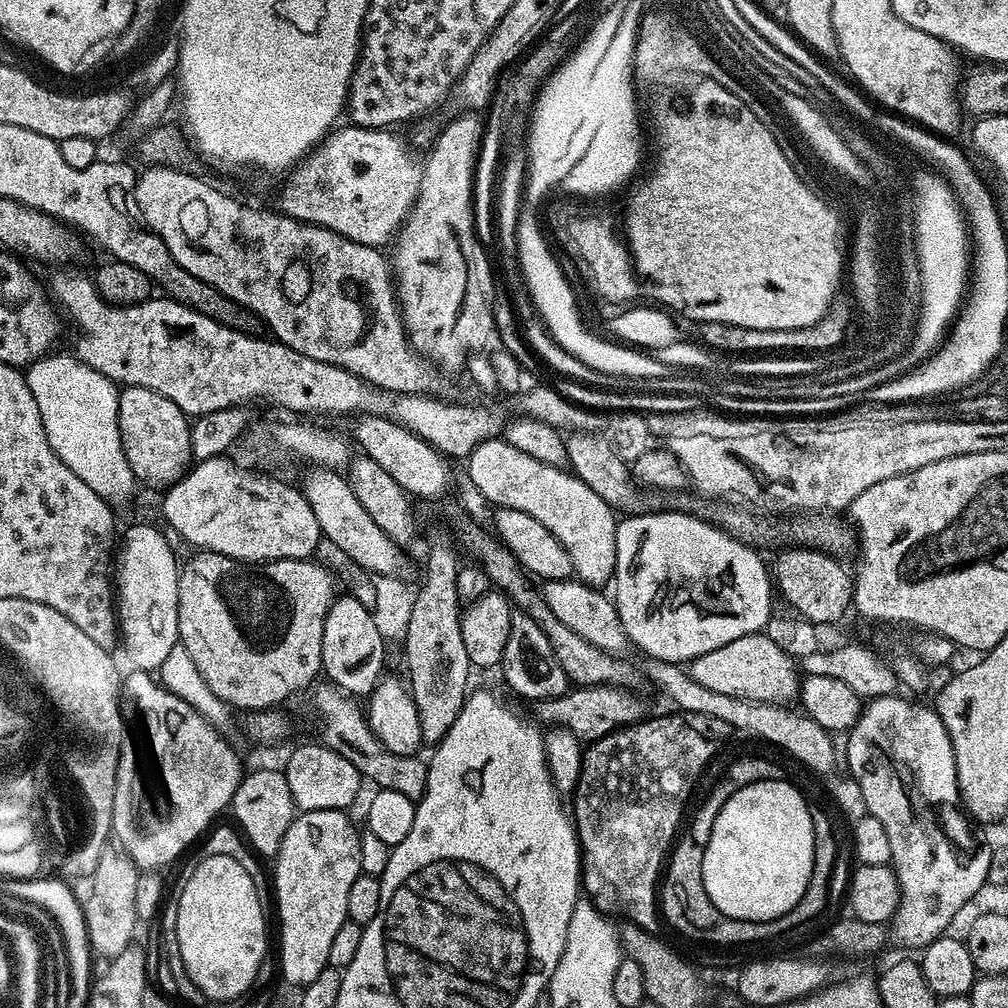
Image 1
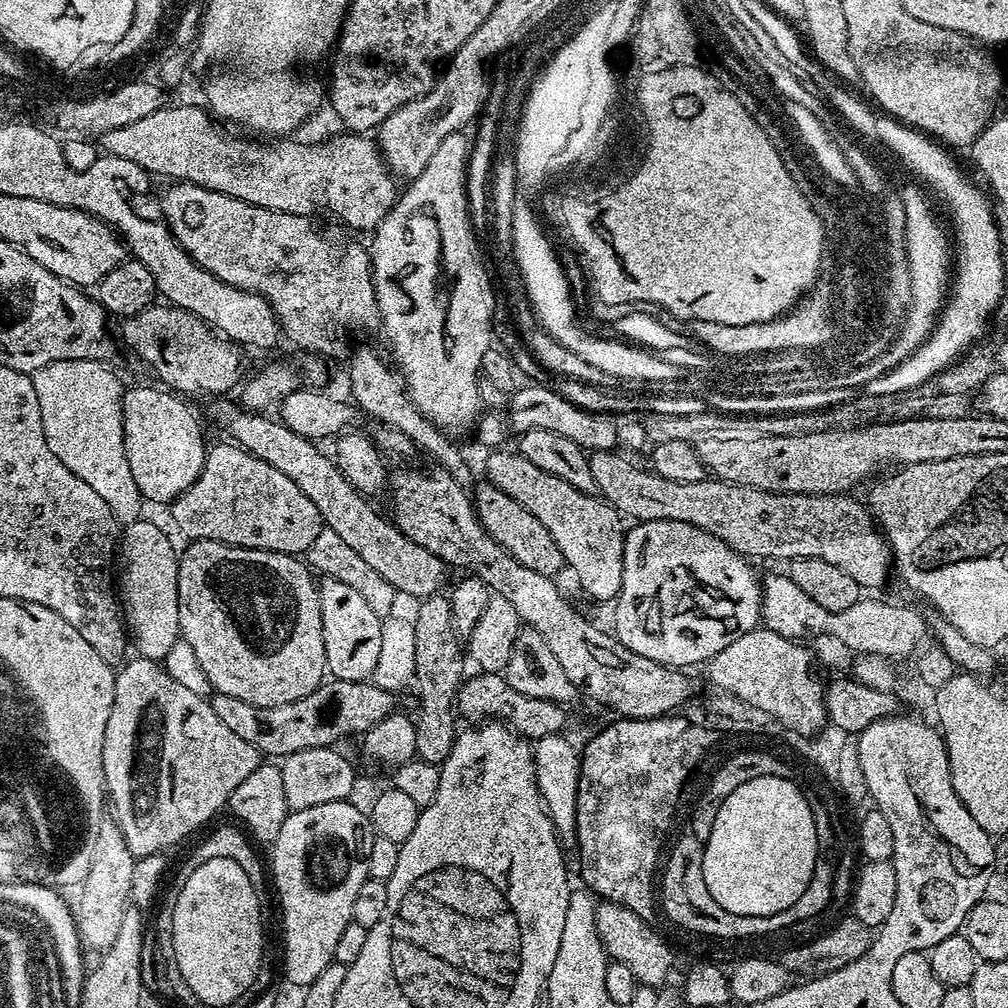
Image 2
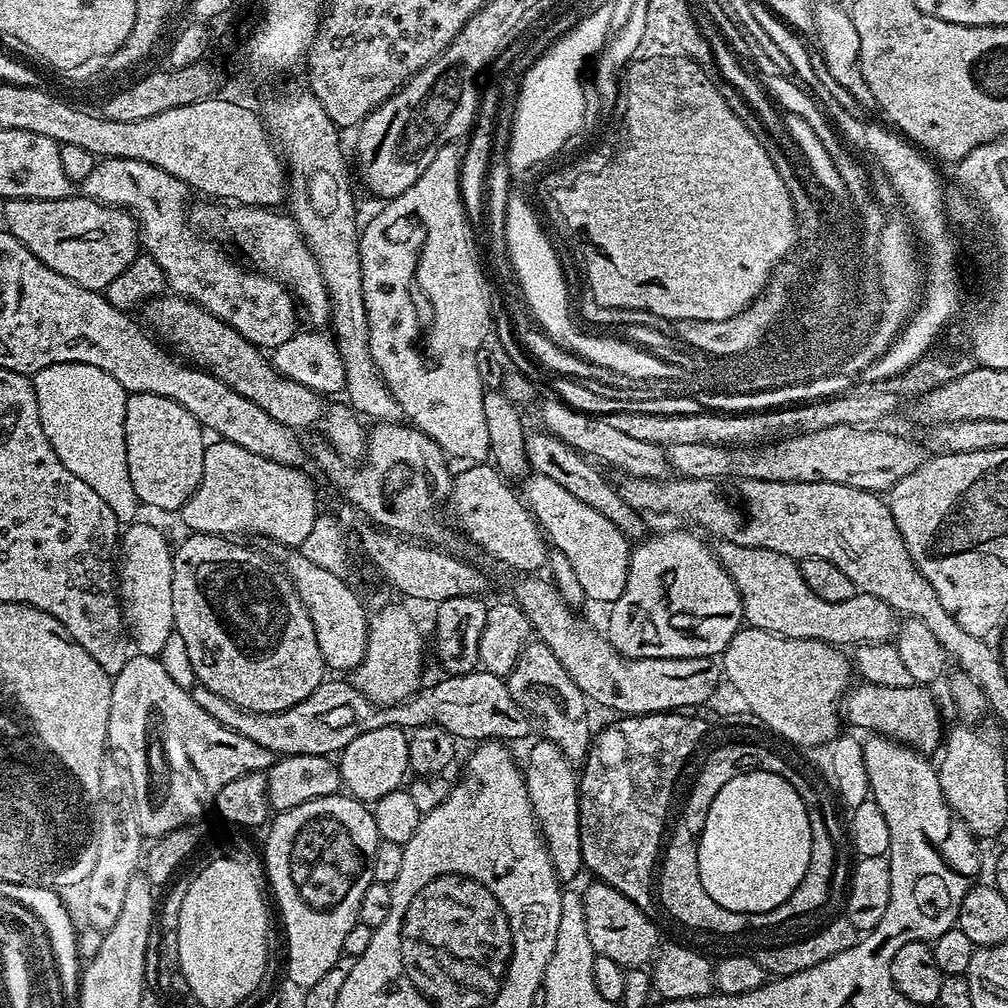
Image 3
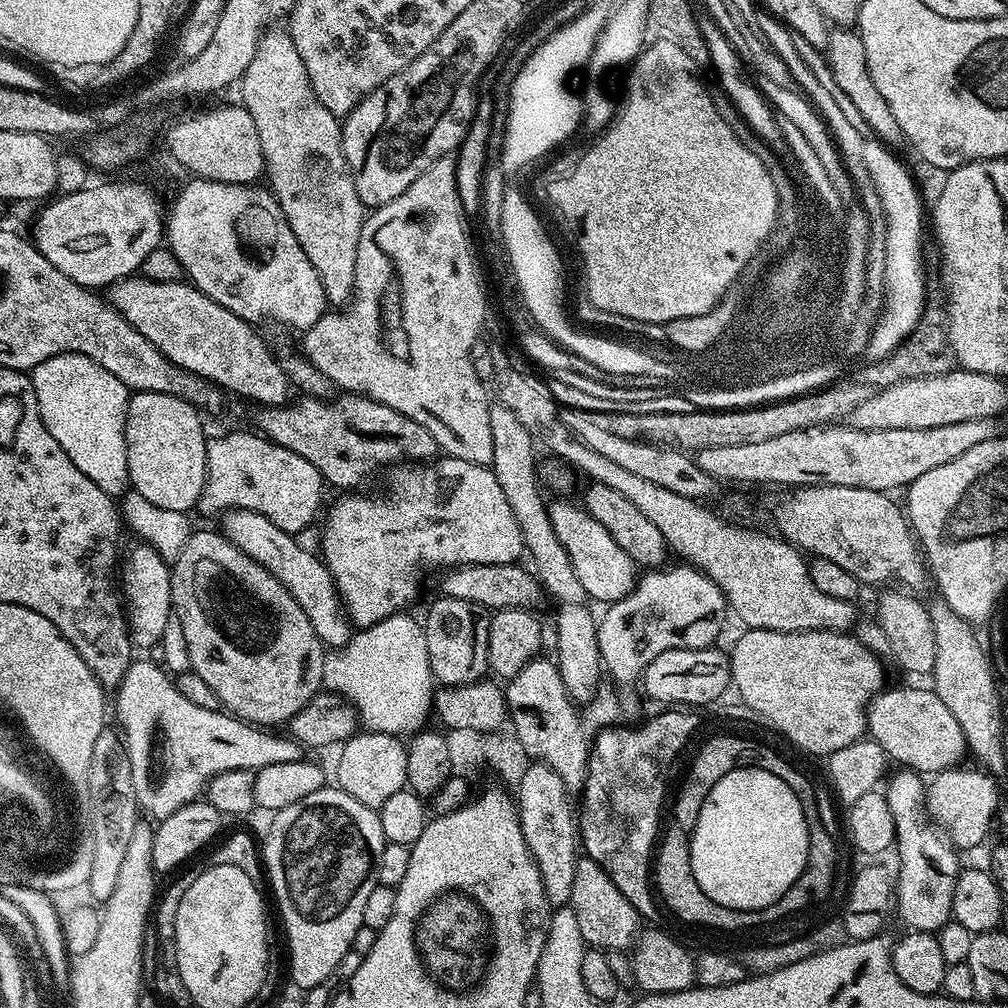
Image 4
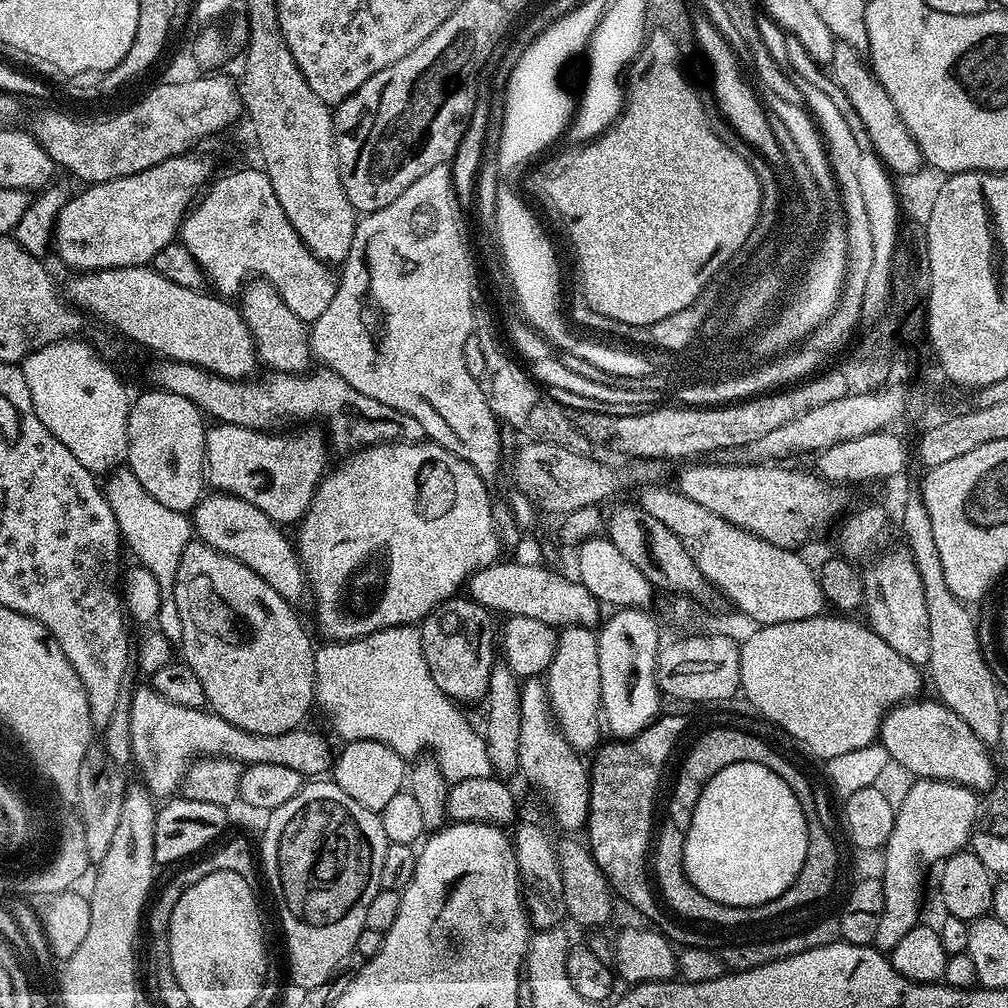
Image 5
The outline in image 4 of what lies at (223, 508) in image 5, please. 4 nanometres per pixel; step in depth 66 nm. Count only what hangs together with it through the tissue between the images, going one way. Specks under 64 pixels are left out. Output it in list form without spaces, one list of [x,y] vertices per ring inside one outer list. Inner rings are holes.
[[[233,508],[232,511],[223,513],[224,528],[222,534],[242,554],[246,554],[254,562],[266,566],[290,594],[294,594],[294,602],[302,606],[302,614],[310,618],[310,626],[314,626],[314,634],[329,649],[343,648],[353,637],[354,628],[340,602],[340,596],[336,593],[336,583],[332,581],[332,575],[325,567],[323,559],[317,553],[302,550],[295,542],[293,533],[274,526],[268,518],[252,510]]]

